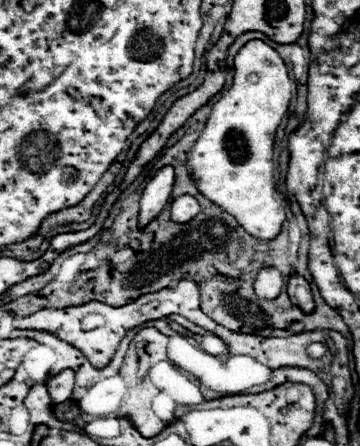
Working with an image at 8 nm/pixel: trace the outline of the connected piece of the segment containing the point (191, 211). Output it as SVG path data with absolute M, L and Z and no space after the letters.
M180 196L172 202L170 206L170 214L172 214L172 222L178 224L186 224L188 220L192 220L196 214L200 212L200 204L196 202L194 196Z

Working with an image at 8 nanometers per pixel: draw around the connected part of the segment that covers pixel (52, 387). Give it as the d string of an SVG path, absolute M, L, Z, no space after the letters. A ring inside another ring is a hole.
M64 370L58 376L52 376L46 382L48 394L52 398L54 404L62 404L66 400L72 398L72 388L74 388L74 372L72 370Z

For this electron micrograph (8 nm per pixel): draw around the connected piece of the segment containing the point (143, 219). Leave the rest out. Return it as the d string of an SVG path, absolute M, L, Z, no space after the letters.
M164 166L144 188L140 200L140 214L138 214L138 228L146 228L170 202L174 184L174 168Z

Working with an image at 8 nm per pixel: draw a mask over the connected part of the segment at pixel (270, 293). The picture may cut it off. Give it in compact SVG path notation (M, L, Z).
M262 268L254 282L256 294L266 300L274 300L282 292L282 286L284 286L282 274L276 268Z

